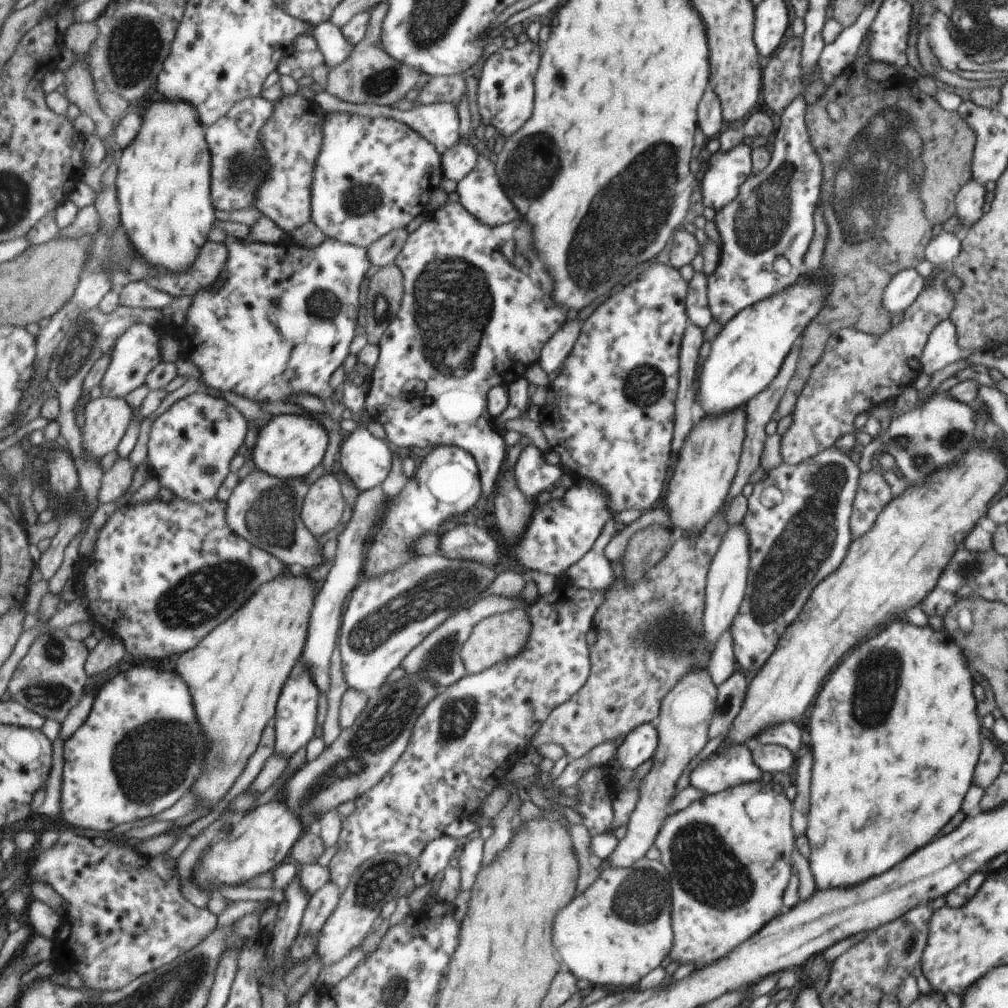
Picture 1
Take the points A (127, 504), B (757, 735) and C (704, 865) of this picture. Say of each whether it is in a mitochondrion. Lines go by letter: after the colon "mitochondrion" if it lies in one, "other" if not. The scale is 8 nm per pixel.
A: other
B: other
C: mitochondrion

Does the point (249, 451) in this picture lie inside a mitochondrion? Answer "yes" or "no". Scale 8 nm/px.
no

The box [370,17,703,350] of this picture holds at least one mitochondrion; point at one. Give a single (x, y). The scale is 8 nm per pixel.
(646, 187)

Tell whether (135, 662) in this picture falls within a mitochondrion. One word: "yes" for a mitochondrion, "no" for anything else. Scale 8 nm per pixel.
no

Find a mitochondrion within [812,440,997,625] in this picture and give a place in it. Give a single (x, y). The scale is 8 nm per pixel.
(970, 569)

